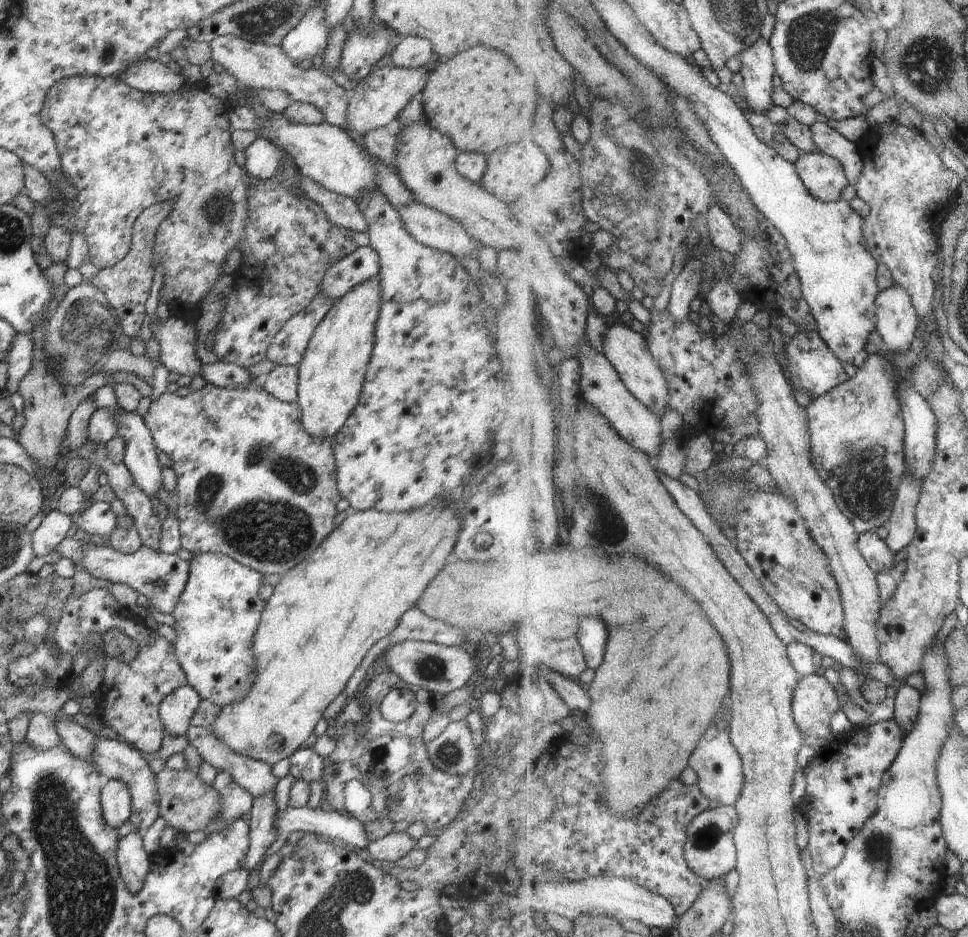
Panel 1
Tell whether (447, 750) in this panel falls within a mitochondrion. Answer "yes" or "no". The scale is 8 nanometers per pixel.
yes

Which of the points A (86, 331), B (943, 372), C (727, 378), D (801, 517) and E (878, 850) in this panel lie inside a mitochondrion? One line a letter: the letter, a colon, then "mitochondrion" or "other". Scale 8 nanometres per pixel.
A: mitochondrion
B: other
C: other
D: other
E: mitochondrion

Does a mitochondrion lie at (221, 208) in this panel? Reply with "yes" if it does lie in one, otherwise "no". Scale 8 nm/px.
yes

